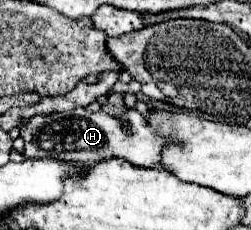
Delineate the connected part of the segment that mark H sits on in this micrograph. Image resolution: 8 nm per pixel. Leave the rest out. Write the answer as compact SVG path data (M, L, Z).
M77 107L63 113L35 115L29 123L19 127L19 133L25 139L25 155L29 155L29 159L61 159L67 163L95 165L99 159L123 157L137 167L159 167L165 139L161 139L161 135L153 135L153 129L145 123L139 111L127 109L125 119L131 129L125 129L119 119L107 115L105 111L89 113L85 107Z

